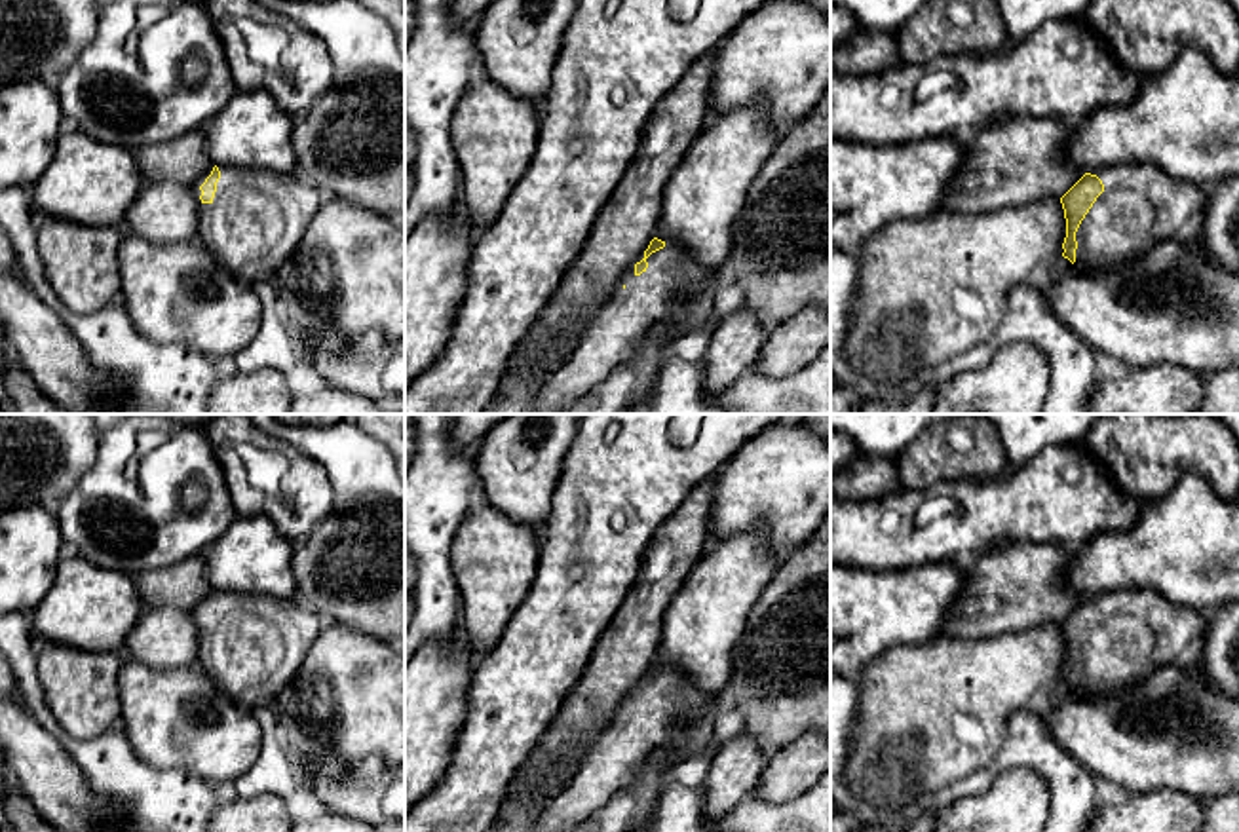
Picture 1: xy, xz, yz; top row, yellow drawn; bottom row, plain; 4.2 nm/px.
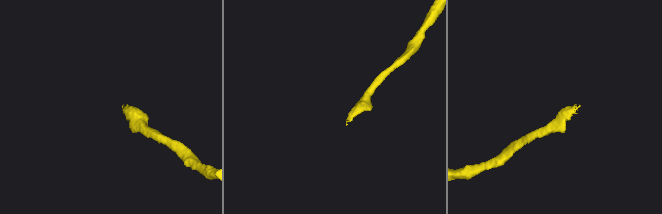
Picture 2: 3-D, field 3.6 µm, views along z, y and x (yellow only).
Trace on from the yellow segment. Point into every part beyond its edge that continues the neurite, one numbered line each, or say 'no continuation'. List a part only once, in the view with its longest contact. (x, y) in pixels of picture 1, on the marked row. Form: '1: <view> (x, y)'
1: yz (1141, 204)

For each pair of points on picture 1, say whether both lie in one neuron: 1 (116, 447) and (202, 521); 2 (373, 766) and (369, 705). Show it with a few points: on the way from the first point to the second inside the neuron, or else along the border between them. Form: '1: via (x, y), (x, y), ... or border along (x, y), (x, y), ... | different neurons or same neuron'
1: via (116, 475), (160, 521), (173, 521) | same neuron
2: border along (384, 760), (367, 755), (354, 764), (329, 766) | different neurons

